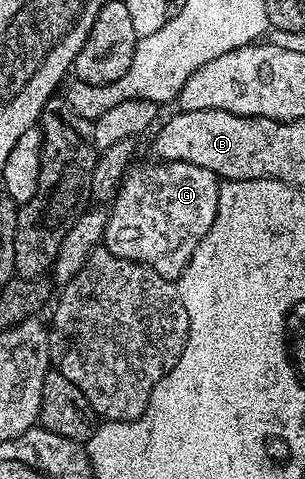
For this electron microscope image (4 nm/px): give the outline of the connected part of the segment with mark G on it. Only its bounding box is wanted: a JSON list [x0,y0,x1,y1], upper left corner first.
[103,160,221,280]

